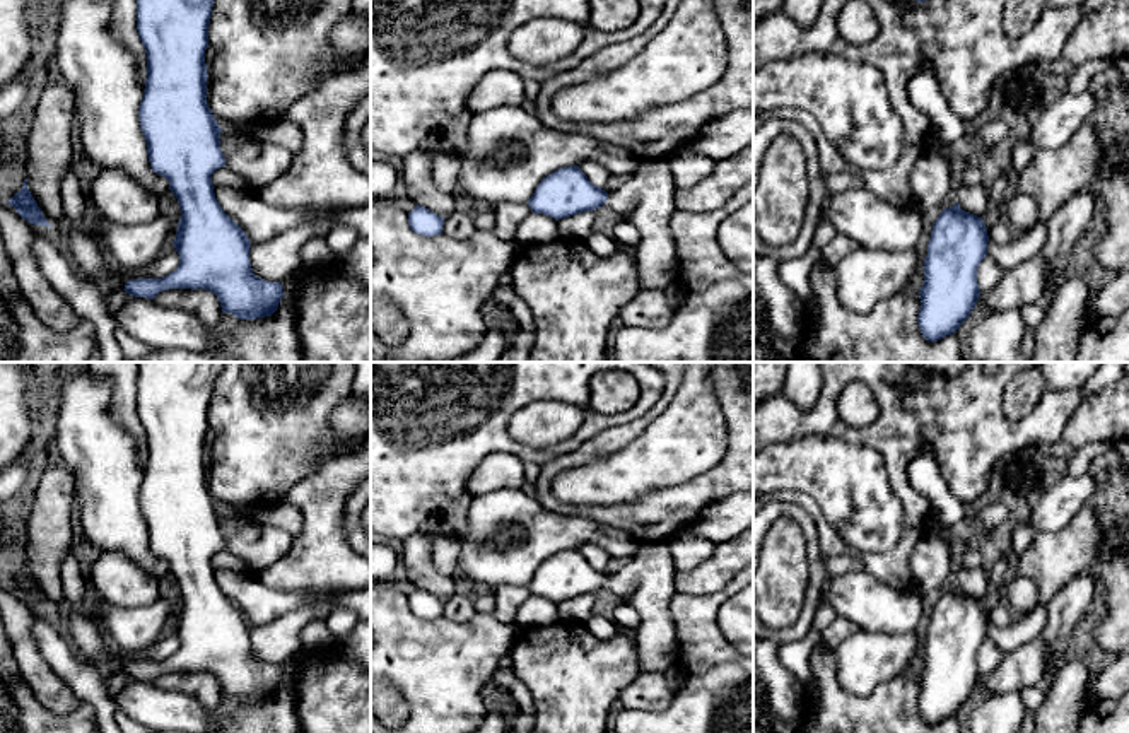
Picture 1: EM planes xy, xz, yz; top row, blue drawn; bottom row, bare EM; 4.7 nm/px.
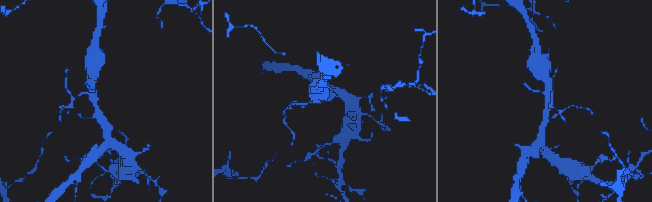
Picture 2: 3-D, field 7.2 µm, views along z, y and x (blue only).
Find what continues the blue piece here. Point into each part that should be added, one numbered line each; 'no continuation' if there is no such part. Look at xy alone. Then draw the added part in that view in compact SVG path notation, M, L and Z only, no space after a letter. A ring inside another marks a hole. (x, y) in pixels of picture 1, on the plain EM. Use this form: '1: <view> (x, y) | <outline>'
1: xy (260, 545) | M248 523L225 538L225 550L239 557L256 574L284 559L294 537L280 526Z

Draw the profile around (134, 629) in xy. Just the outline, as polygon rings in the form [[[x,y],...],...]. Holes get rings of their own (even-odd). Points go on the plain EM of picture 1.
[[[104,598],[91,608],[104,636],[109,636],[123,654],[142,654],[174,625],[176,603],[159,598],[143,607],[120,607]]]

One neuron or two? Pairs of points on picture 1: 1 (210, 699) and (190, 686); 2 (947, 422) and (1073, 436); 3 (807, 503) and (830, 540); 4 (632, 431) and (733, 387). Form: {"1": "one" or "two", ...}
{"1": "one", "2": "two", "3": "one", "4": "one"}

